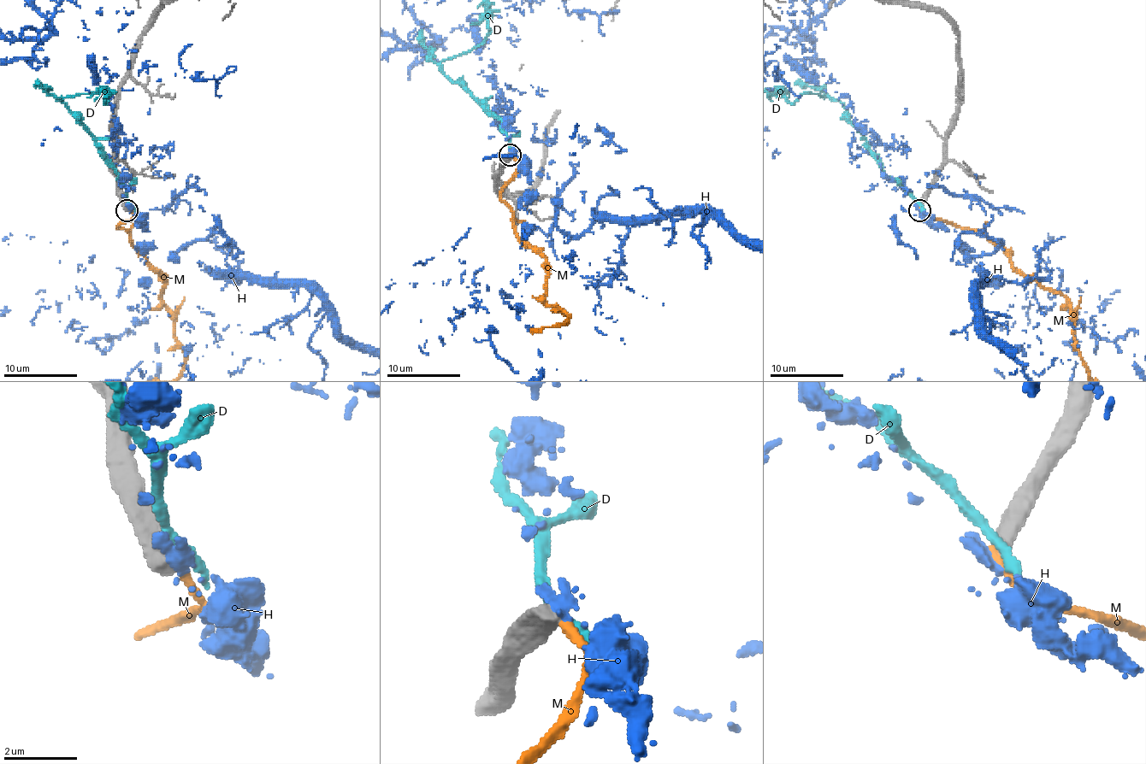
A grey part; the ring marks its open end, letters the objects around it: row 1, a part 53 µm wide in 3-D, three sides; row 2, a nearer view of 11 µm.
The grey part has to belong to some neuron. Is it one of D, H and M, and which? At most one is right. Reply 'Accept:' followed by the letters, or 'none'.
Accept: none

